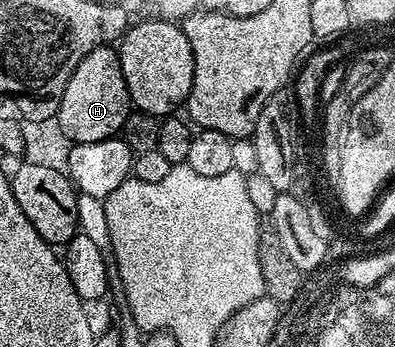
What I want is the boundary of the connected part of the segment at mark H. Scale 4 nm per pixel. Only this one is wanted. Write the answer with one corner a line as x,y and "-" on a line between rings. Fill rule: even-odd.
100,46
83,56
79,68
75,68
63,96
59,99
59,109
55,117
61,122
67,137
78,143
114,137
124,127
130,113
131,103
118,51
109,46

